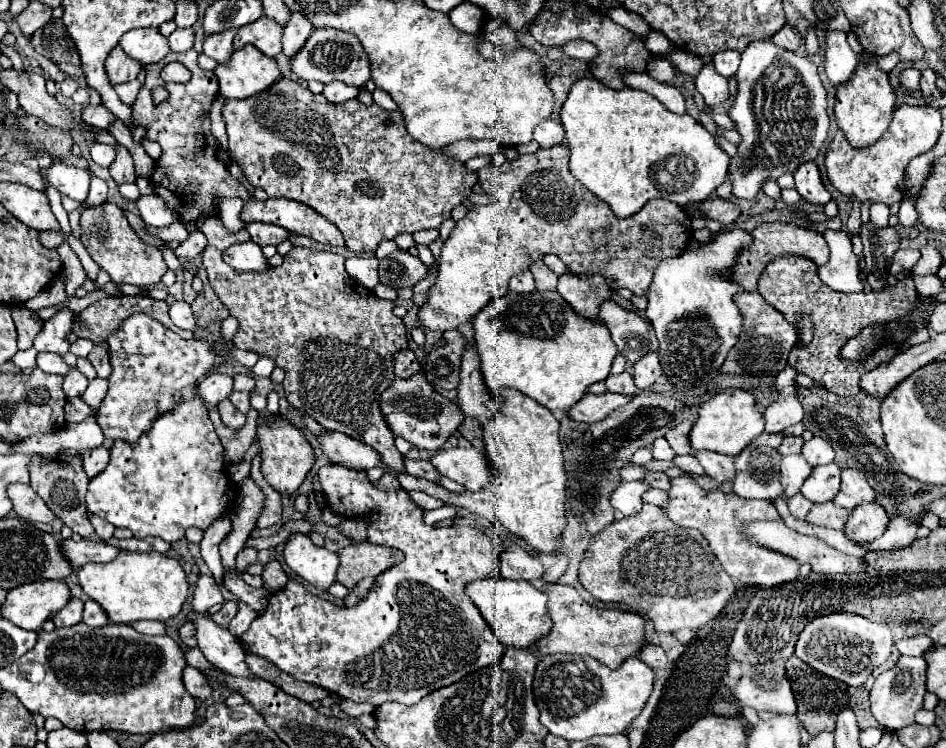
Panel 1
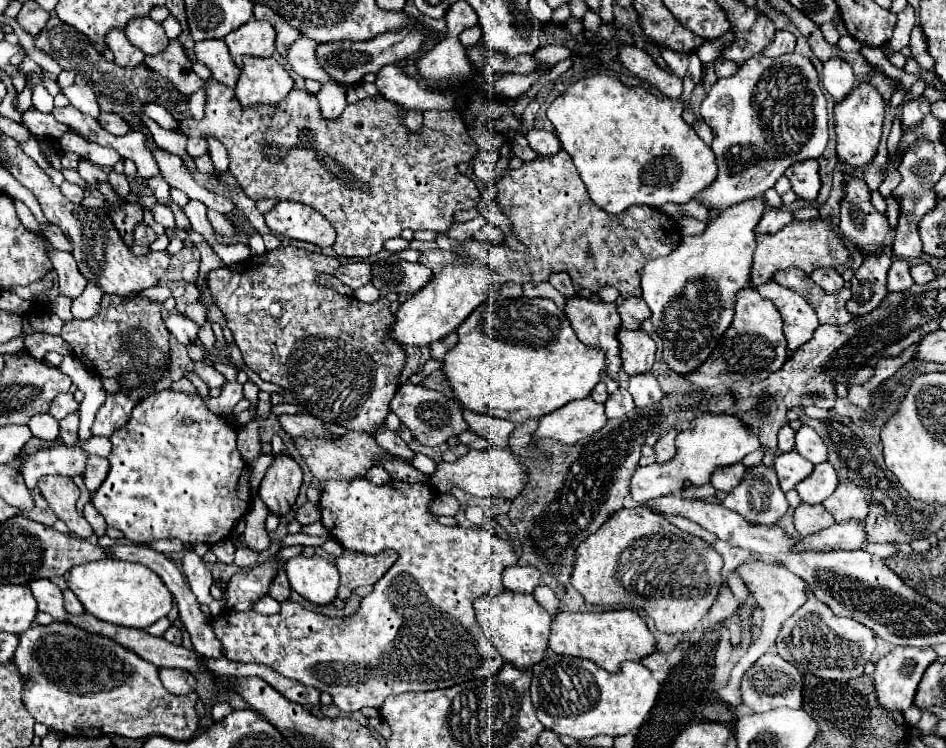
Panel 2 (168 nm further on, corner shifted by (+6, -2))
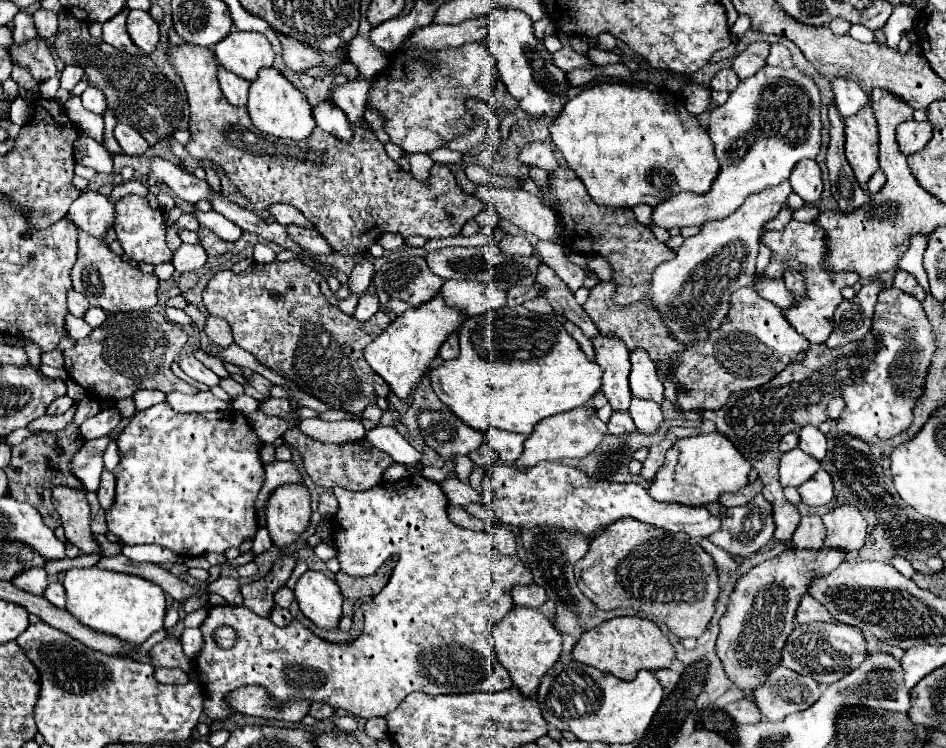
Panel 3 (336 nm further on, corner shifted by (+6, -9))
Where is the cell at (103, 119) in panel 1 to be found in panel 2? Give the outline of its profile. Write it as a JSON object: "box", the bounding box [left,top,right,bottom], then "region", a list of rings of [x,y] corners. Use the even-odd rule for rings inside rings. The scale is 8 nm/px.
{"box":[97,113,131,135],"region":[[[101,113],[101,115],[97,117],[97,121],[99,121],[99,125],[101,125],[103,129],[107,129],[107,131],[113,133],[113,135],[125,135],[125,133],[131,131],[129,125],[127,125],[119,115],[115,115],[115,113]]]}

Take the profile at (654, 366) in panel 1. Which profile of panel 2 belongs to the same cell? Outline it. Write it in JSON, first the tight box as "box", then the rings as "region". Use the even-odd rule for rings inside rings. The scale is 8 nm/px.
{"box":[629,373,663,407],"region":[[[641,373],[637,377],[631,377],[629,393],[631,393],[637,407],[657,403],[663,397],[663,391],[661,391],[657,379],[653,377],[653,373]]]}

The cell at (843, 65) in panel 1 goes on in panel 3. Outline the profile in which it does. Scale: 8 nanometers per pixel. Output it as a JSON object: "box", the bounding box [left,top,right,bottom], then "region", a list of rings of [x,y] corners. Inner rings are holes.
{"box":[831,78,869,118],"region":[[[835,78],[835,80],[831,80],[831,88],[833,88],[835,104],[843,118],[857,114],[861,108],[865,108],[869,104],[869,96],[861,90],[859,84],[853,84],[851,80]]]}

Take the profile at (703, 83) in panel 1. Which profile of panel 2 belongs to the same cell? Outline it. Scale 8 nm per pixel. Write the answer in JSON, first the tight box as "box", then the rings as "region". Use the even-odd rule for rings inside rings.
{"box":[697,33,731,71],"region":[[[725,33],[723,37],[713,39],[713,43],[705,43],[705,45],[697,51],[697,57],[699,57],[701,63],[703,63],[703,71],[705,71],[709,65],[713,65],[713,61],[719,57],[719,49],[721,49],[721,45],[725,45],[729,39],[731,39],[729,33]]]}

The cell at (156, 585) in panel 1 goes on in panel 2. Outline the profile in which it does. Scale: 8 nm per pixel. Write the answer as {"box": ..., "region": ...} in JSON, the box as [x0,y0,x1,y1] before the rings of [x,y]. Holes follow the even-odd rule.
{"box":[67,559,173,629],"region":[[[101,559],[101,561],[77,565],[69,571],[67,583],[69,583],[69,589],[83,603],[87,613],[113,625],[145,629],[157,619],[167,617],[167,613],[173,607],[173,595],[165,587],[161,577],[157,577],[149,567],[141,563]]]}

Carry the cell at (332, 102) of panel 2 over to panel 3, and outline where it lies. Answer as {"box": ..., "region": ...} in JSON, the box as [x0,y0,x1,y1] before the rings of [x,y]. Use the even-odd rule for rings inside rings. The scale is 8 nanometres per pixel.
{"box":[313,102,353,142],"region":[[[321,102],[319,106],[313,108],[313,114],[315,114],[317,126],[321,130],[325,130],[327,134],[331,134],[339,140],[345,140],[345,142],[349,142],[353,138],[353,126],[349,124],[345,112],[341,112],[341,108],[337,108],[335,104]]]}

